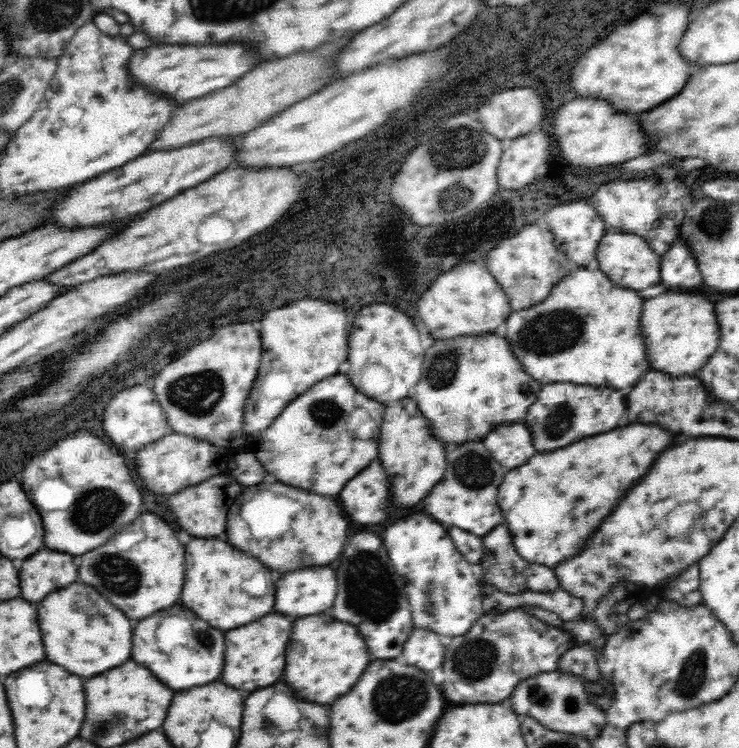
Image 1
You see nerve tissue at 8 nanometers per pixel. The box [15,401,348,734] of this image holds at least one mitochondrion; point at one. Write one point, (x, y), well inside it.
(99, 508)

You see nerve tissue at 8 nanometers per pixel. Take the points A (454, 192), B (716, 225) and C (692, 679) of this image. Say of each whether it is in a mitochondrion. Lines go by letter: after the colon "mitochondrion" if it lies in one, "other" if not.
A: mitochondrion
B: mitochondrion
C: mitochondrion

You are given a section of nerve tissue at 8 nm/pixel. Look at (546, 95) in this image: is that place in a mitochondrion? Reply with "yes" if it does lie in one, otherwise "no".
no

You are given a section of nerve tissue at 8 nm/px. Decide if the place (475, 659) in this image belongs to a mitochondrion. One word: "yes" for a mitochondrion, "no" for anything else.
yes

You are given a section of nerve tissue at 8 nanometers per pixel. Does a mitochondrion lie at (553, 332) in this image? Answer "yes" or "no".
yes

